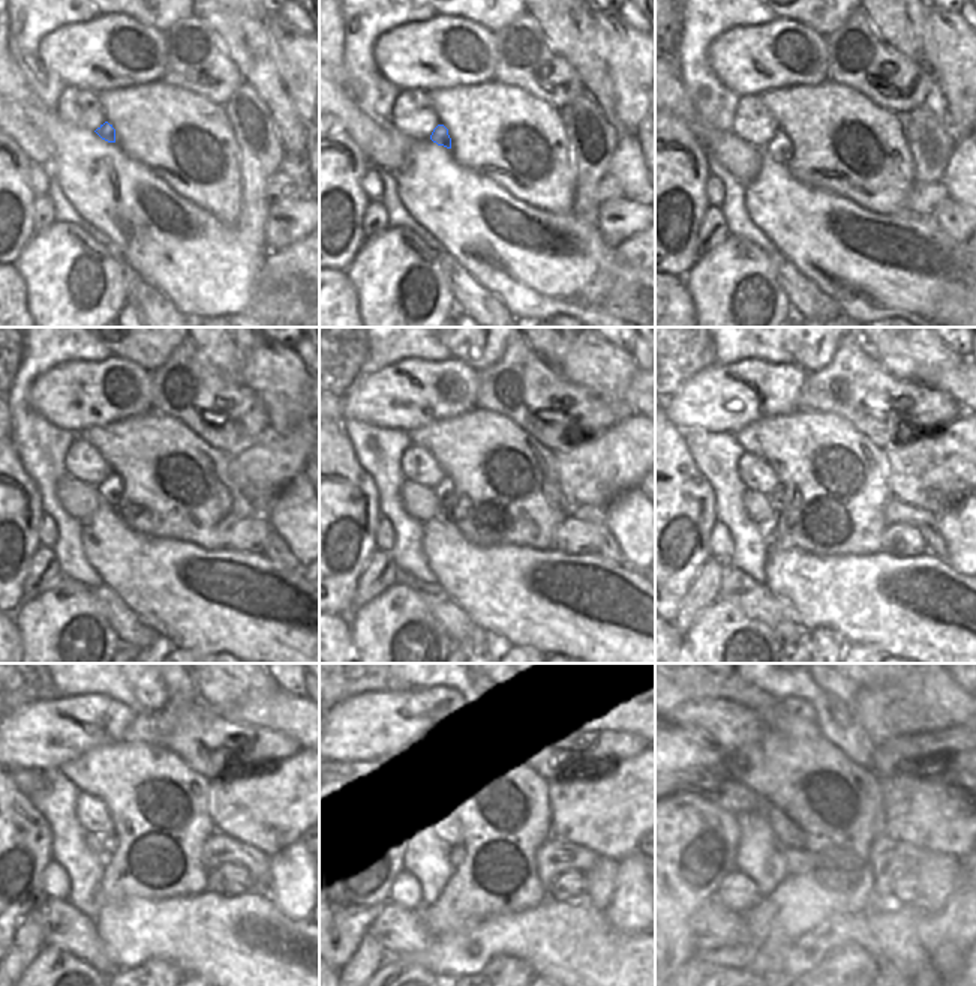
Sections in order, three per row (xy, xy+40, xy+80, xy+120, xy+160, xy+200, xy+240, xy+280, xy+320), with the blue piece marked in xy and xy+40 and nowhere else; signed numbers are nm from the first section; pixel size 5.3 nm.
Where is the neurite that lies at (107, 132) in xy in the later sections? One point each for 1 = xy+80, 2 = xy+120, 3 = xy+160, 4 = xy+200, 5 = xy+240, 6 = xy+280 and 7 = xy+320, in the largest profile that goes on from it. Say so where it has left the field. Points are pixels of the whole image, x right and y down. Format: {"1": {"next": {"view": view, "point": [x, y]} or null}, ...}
{"1": {"next": {"view": "xy+80", "point": [778, 149]}}, "2": {"next": {"view": "xy+120", "point": [110, 489]}}, "3": {"next": {"view": "xy+160", "point": [444, 492]}}, "4": {"next": {"view": "xy+200", "point": [777, 499]}}, "5": {"next": {"view": "xy+240", "point": [110, 838]}}, "6": {"next": {"view": "xy+280", "point": [450, 845]}}, "7": {"next": {"view": "xy+320", "point": [793, 856]}}}

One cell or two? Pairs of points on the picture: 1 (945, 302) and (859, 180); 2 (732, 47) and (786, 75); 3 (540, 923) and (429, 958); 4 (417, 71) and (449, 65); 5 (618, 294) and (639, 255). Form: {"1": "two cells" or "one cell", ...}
{"1": "two cells", "2": "one cell", "3": "one cell", "4": "one cell", "5": "two cells"}

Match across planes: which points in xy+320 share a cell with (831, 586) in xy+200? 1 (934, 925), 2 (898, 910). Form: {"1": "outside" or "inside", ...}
{"1": "outside", "2": "outside"}

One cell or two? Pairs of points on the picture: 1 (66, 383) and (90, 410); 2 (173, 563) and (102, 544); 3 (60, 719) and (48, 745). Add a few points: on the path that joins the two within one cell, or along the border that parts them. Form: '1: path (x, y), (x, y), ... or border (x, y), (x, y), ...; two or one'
1: path (71, 389), (84, 404); one
2: path (155, 563), (128, 563), (120, 556); one
3: path (60, 725), (48, 739); one

